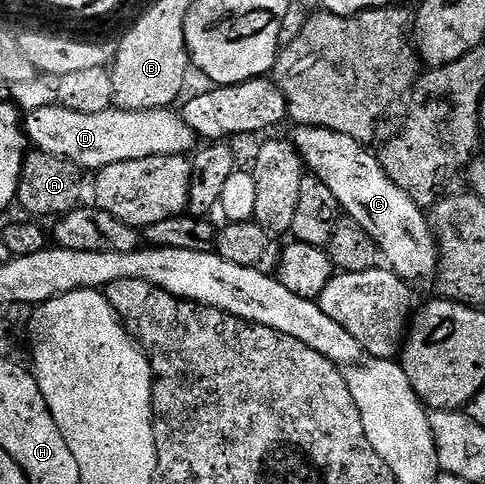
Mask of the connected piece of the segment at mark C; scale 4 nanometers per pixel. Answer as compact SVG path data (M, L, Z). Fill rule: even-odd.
M297 126L295 130L296 132L290 135L290 139L300 152L305 168L329 186L334 197L338 197L341 212L347 218L358 221L358 225L362 225L362 229L366 229L366 233L374 237L374 241L380 247L383 262L401 279L410 283L433 278L439 268L439 243L431 220L425 210L418 206L408 193L402 193L402 189L398 189L394 181L390 181L390 177L382 169L379 158L373 152L371 155L365 144L359 143L354 137L346 137L346 133L334 133L330 129L321 127Z

